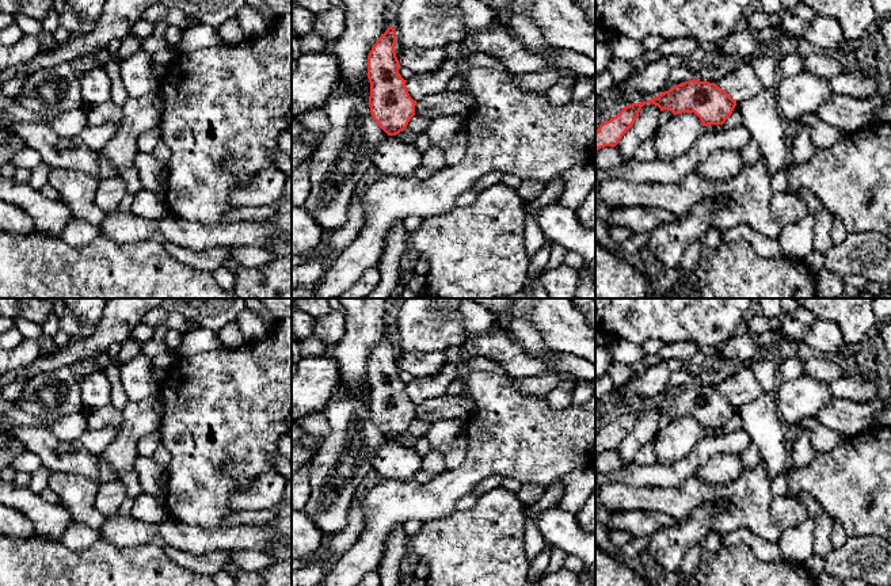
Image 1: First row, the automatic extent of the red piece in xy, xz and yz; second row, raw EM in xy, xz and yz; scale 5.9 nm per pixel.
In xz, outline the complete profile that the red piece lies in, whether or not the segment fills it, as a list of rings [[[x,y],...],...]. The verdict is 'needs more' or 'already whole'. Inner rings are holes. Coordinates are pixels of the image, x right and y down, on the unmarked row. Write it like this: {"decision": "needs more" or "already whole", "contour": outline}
{"decision": "already whole", "contour": [[[389,330],[368,359],[370,416],[388,440],[396,440],[407,431],[416,410],[416,404],[405,392],[407,384],[399,377],[400,368],[395,349],[396,335]]]}

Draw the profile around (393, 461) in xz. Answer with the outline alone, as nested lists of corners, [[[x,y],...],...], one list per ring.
[[[388,440],[373,460],[373,471],[382,479],[410,480],[422,469],[423,458],[414,448]]]

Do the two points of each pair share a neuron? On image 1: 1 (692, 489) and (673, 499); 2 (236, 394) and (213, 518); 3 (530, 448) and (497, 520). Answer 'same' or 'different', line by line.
1: same
2: same
3: different

